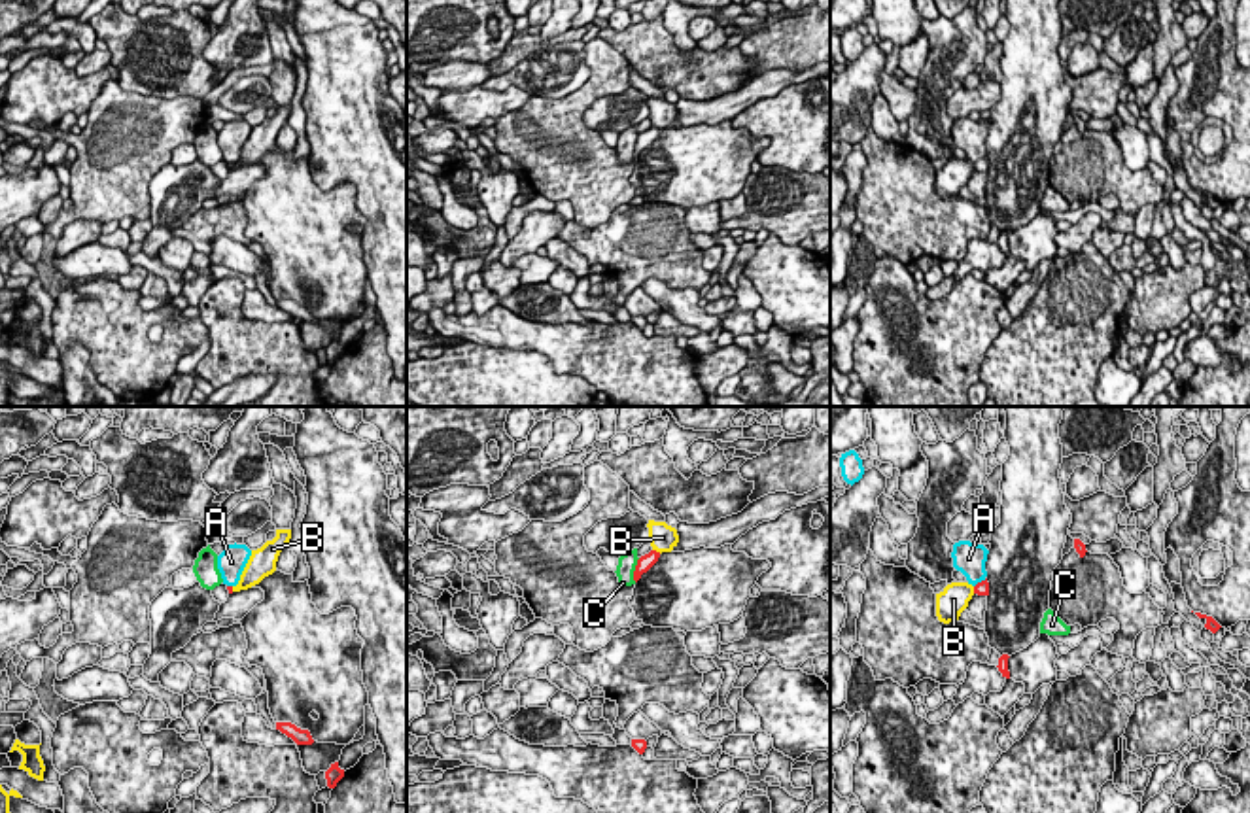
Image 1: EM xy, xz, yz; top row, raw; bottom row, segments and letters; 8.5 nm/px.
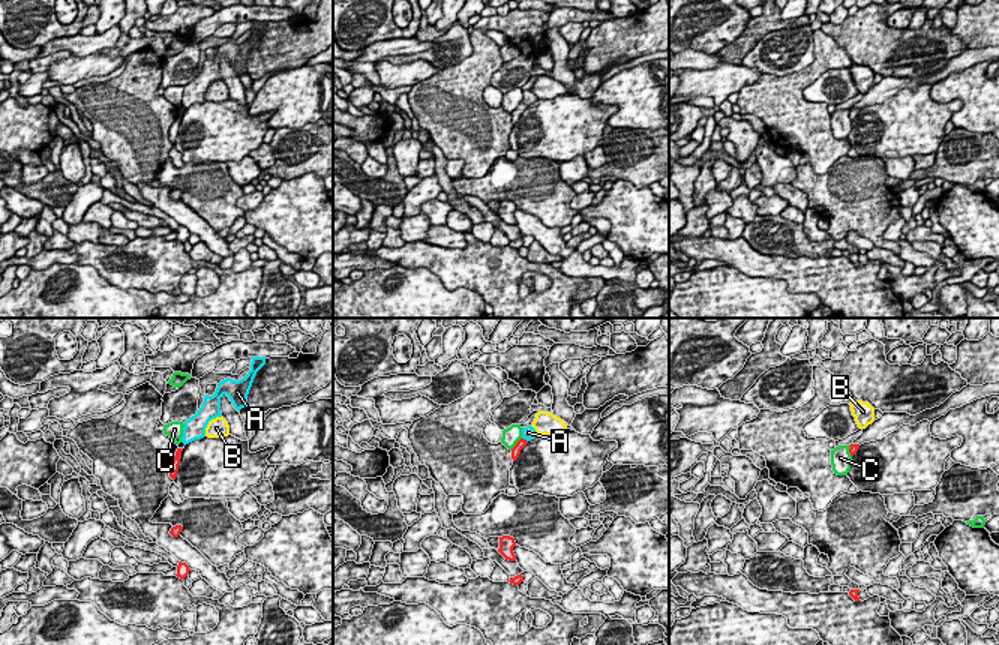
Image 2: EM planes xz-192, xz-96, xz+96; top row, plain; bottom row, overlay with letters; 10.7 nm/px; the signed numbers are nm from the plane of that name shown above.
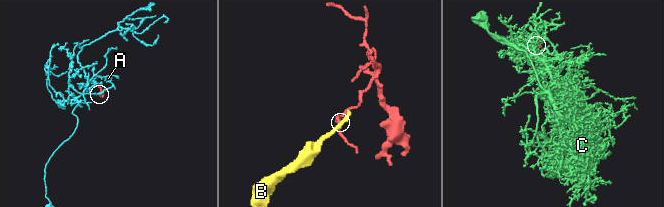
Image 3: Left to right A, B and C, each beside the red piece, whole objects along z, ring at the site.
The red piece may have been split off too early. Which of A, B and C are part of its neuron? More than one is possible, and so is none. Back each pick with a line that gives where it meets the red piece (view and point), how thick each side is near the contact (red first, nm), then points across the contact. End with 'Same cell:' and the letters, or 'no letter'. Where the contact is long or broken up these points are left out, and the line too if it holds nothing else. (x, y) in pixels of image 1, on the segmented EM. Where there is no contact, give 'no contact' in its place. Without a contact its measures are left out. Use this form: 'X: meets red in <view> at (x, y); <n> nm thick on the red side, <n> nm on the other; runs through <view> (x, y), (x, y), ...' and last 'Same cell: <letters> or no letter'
Same cell: no letter

